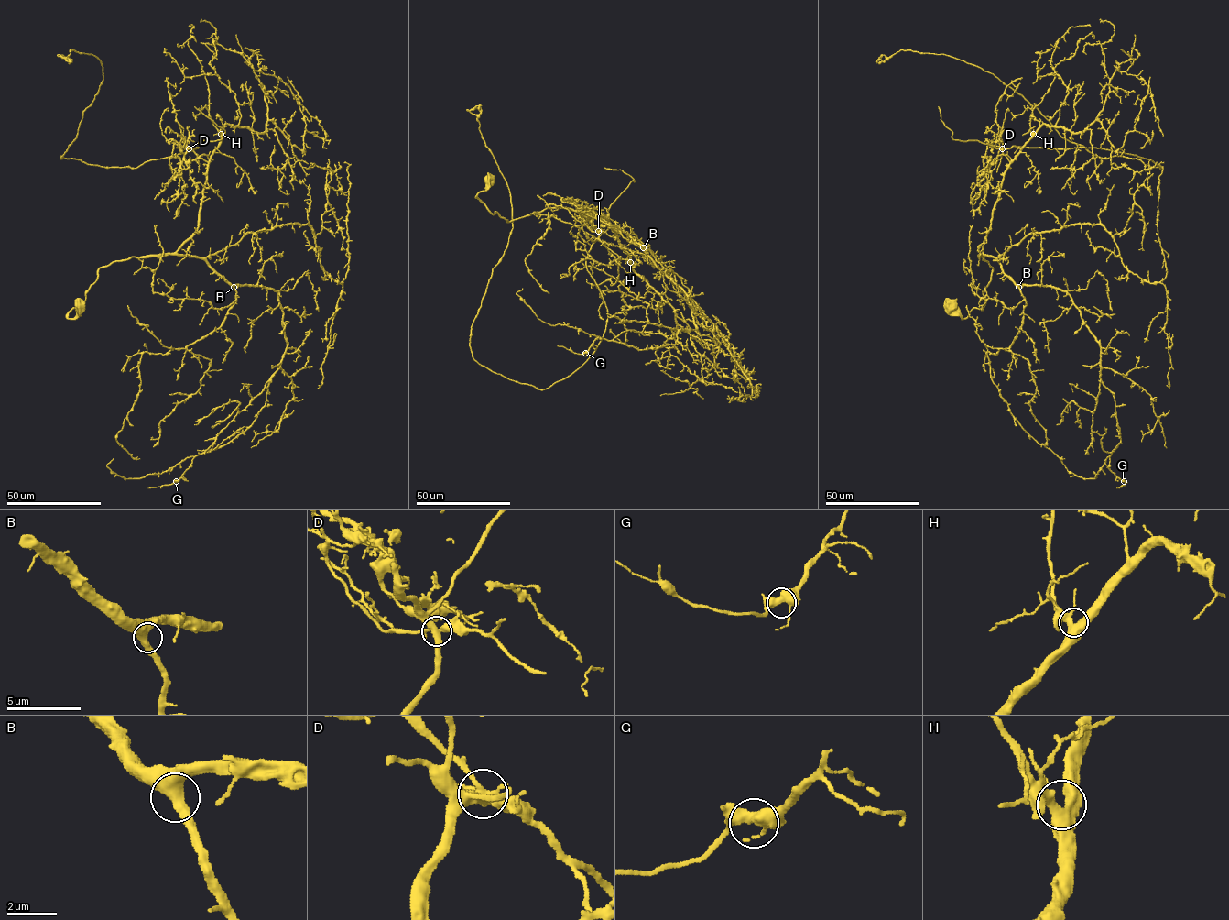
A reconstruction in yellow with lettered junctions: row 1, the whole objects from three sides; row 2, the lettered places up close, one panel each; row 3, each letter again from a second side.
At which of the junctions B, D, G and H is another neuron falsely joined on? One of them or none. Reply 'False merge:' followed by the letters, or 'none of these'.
False merge: D

